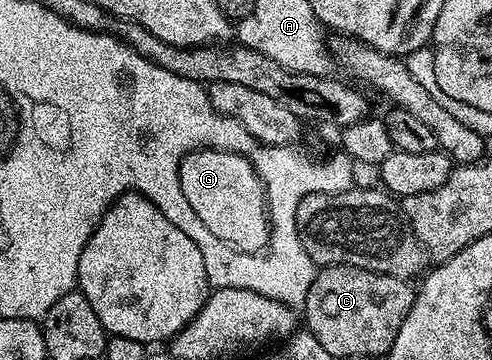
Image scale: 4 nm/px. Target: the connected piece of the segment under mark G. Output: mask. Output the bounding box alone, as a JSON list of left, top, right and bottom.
[179,149,270,253]

